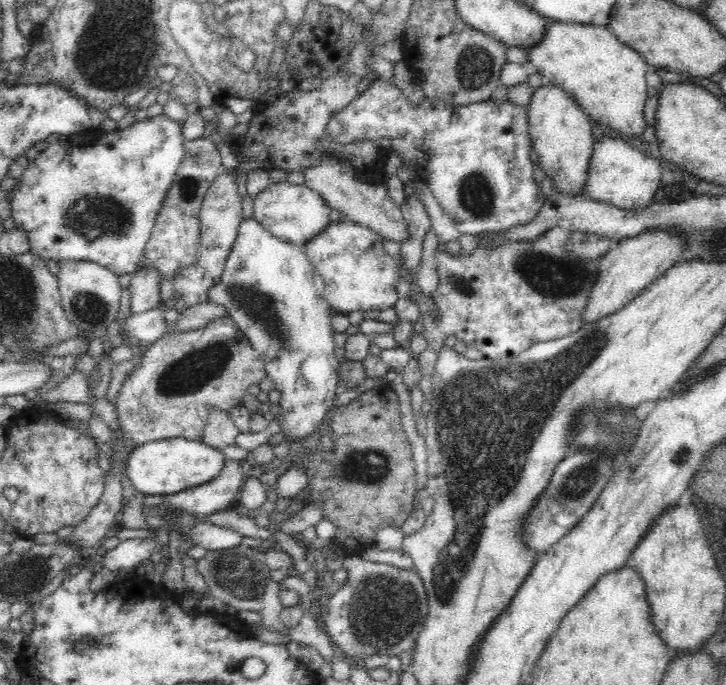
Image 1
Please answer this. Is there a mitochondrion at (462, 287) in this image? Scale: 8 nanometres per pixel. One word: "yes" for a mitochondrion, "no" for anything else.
yes

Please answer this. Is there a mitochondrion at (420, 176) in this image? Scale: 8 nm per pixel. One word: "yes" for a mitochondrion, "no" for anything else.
no

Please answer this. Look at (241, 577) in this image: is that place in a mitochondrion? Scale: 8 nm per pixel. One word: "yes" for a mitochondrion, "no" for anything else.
yes

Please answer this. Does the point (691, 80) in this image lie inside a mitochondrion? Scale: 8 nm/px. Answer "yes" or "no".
no

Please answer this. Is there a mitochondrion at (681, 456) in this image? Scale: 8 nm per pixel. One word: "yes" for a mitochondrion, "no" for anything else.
no

